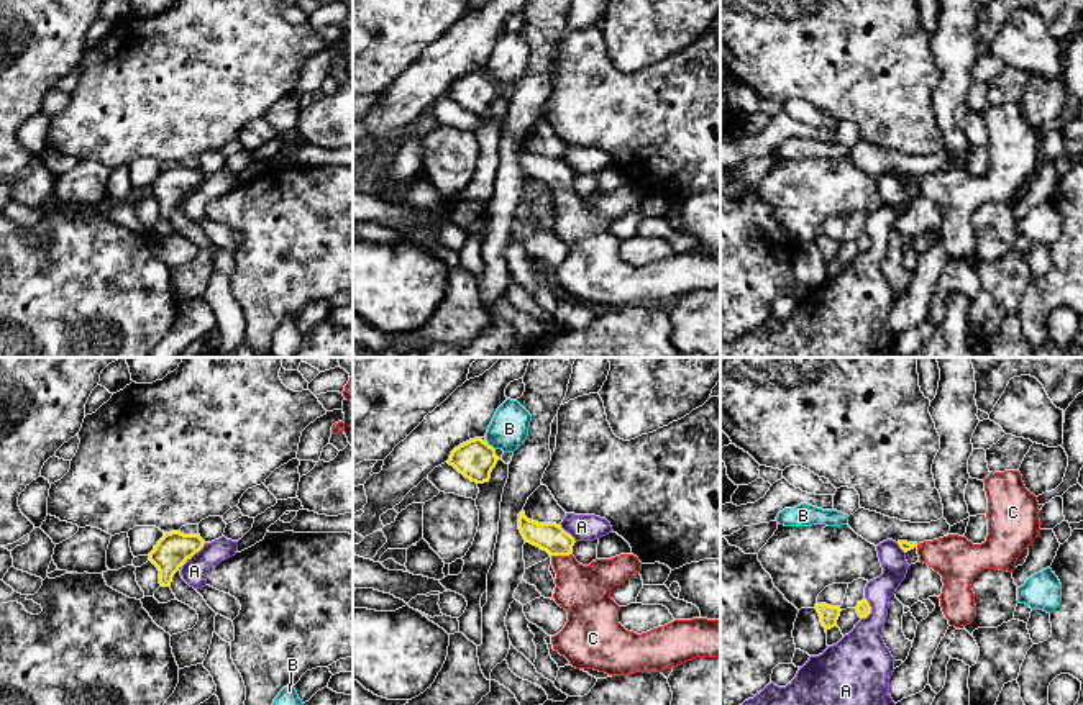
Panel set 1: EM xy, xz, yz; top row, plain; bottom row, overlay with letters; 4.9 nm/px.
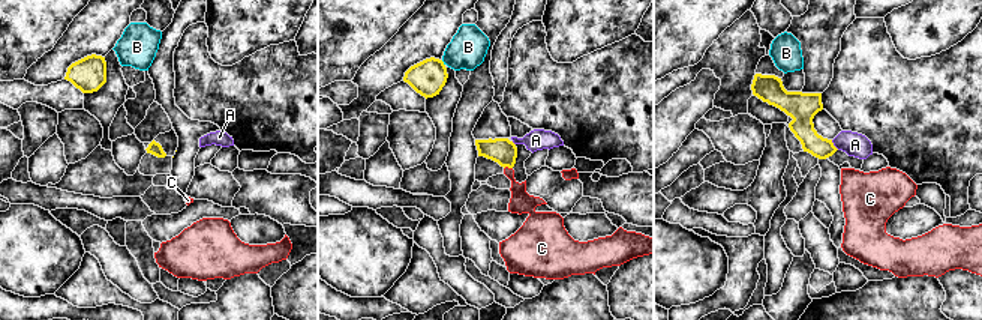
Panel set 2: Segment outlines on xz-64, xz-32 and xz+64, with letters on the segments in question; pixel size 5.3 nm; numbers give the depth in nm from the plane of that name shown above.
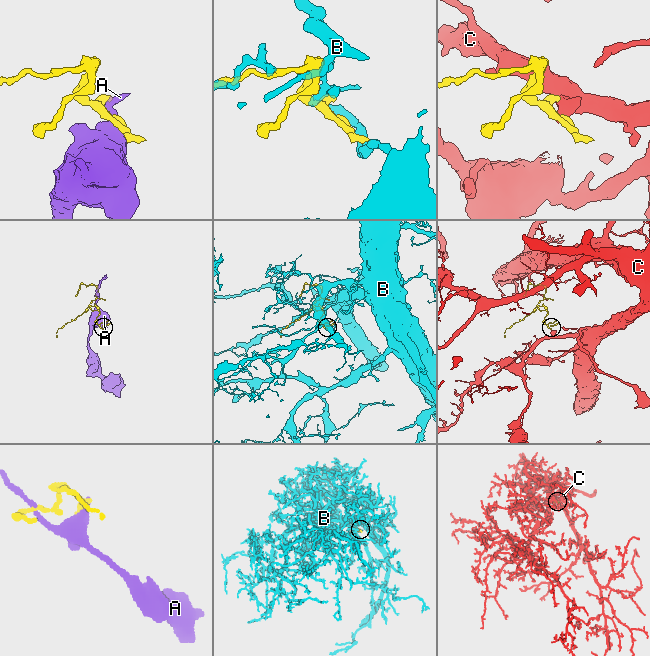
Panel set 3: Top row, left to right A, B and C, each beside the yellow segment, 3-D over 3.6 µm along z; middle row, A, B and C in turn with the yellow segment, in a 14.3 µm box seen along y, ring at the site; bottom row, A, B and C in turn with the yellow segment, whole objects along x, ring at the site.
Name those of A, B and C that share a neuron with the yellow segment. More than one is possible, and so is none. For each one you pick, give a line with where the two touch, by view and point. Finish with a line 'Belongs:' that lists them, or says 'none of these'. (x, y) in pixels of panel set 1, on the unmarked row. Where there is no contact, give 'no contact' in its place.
C: contact xz (562, 187)
Belongs: C

